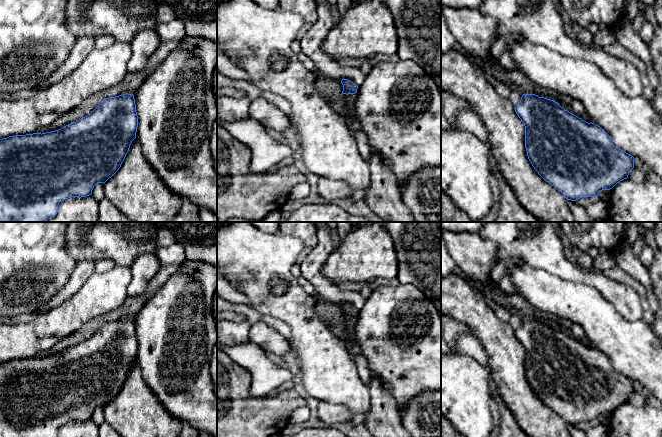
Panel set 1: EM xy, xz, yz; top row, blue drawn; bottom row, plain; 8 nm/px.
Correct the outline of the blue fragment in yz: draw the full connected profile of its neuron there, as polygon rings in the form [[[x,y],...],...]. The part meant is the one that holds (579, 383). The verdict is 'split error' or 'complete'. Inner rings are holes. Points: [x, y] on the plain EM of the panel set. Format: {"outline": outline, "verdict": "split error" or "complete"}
{"outline": [[[523,318],[514,333],[525,350],[525,371],[529,385],[538,398],[567,424],[596,422],[600,415],[610,414],[627,403],[634,392],[635,382],[615,371],[604,353],[582,344],[553,324]]], "verdict": "complete"}

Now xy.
{"outline": [[[122,318],[116,321],[105,322],[90,338],[70,347],[61,353],[26,359],[15,359],[0,363],[0,437],[57,437],[60,426],[71,421],[86,421],[92,418],[97,407],[105,407],[121,391],[132,365],[136,362],[138,340],[133,318]]], "verdict": "complete"}

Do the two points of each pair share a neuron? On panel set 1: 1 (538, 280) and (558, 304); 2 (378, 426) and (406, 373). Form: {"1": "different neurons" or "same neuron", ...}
{"1": "same neuron", "2": "different neurons"}

